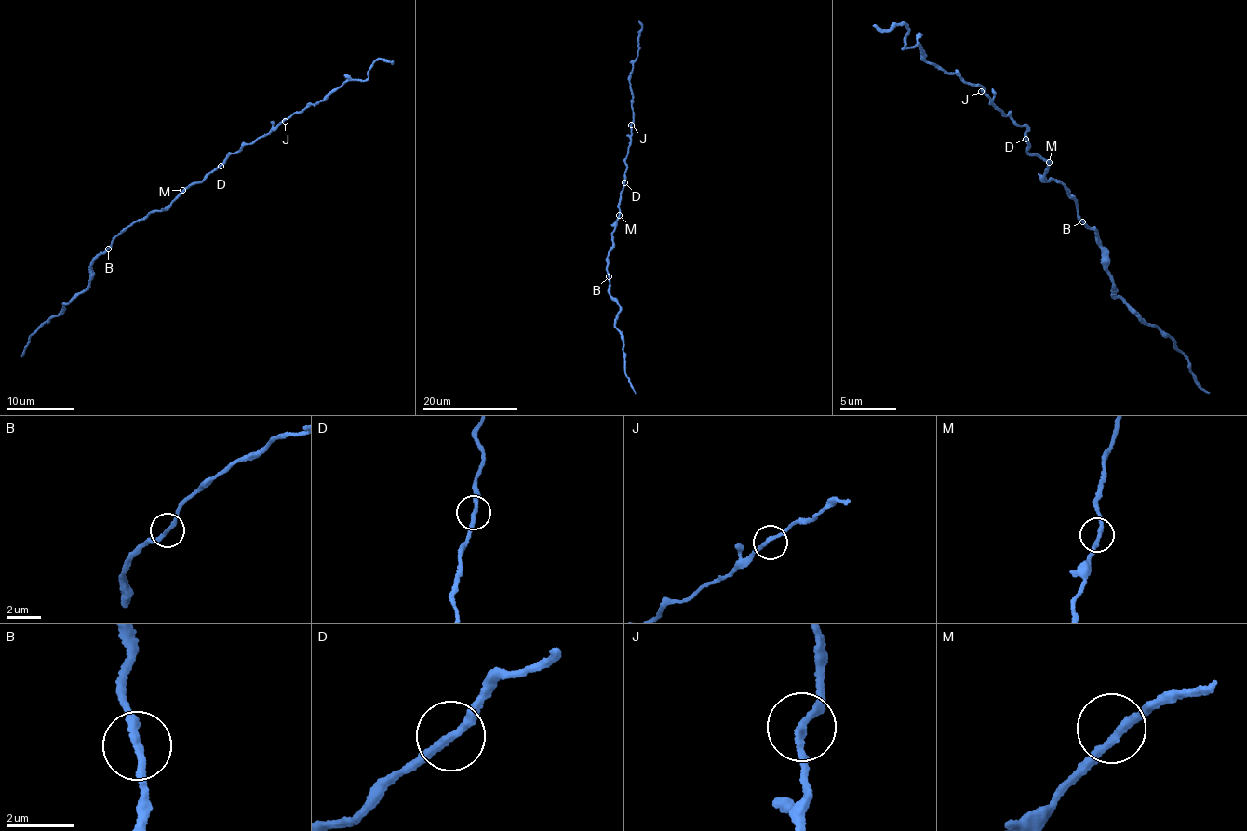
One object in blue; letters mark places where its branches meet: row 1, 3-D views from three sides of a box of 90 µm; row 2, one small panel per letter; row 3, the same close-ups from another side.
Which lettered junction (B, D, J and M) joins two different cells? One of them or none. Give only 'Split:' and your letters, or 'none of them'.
Split: none of them

